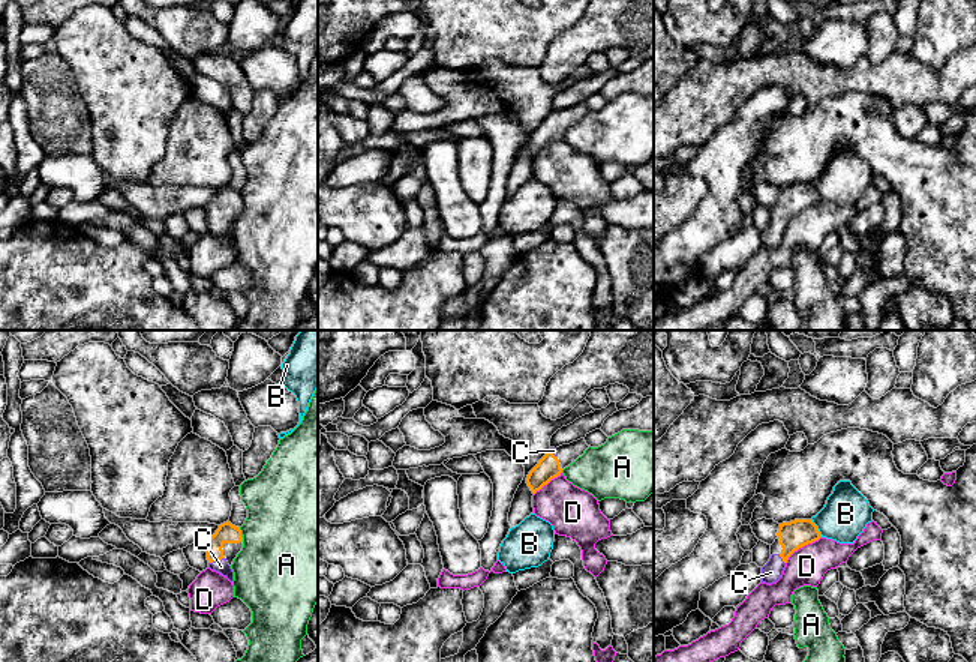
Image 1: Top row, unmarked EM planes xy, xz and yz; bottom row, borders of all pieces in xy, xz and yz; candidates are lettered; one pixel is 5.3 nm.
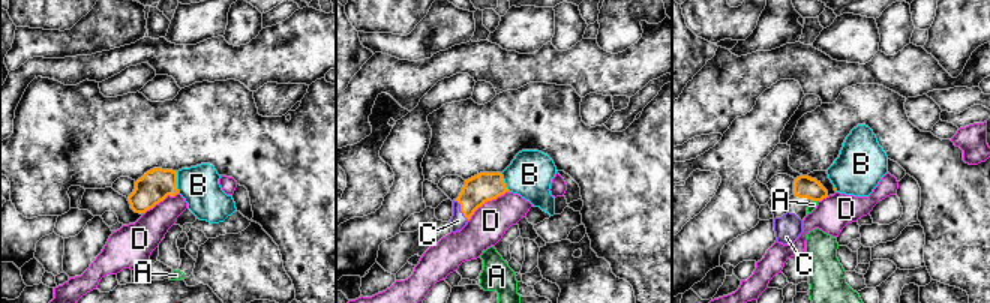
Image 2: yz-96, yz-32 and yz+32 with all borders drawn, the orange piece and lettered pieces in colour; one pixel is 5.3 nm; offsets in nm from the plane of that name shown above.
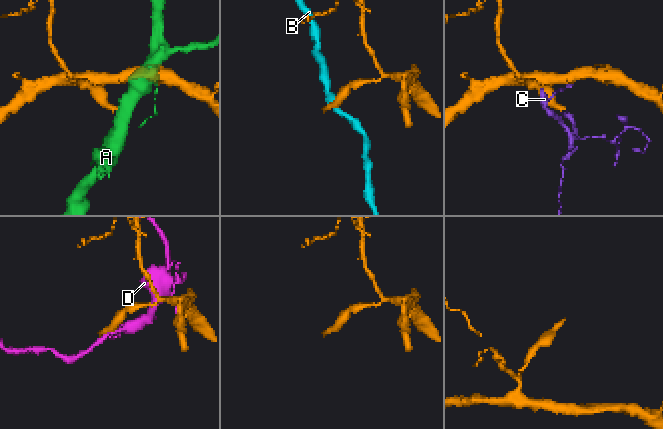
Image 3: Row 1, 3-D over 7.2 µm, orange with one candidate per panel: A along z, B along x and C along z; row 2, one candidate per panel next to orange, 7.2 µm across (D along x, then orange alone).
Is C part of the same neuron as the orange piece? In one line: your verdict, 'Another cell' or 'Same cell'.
Same cell

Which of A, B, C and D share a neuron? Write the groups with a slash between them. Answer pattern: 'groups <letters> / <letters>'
groups A / B / C / D

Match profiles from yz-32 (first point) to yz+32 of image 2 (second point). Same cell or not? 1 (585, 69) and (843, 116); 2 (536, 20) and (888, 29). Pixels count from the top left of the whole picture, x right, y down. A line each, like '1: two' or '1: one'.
1: two
2: two

